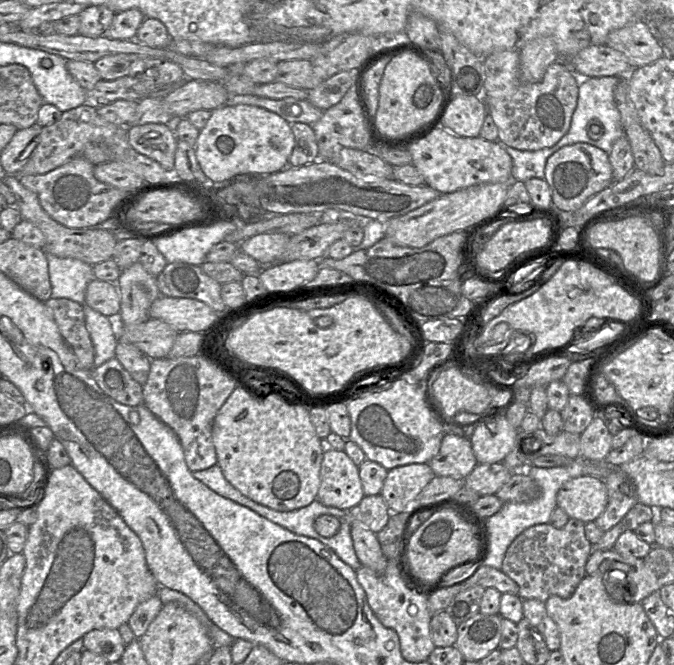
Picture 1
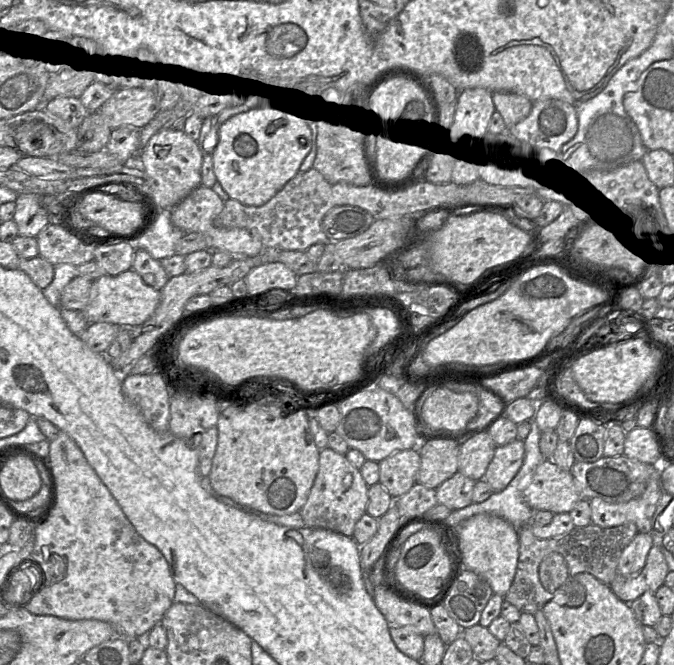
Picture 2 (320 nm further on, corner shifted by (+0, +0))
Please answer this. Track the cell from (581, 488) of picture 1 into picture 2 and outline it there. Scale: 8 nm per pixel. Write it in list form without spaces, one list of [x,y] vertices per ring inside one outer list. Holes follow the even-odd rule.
[[[545,459],[536,469],[532,482],[525,490],[525,500],[533,511],[547,510],[553,514],[569,513],[582,499],[570,471],[561,469],[551,459]]]

